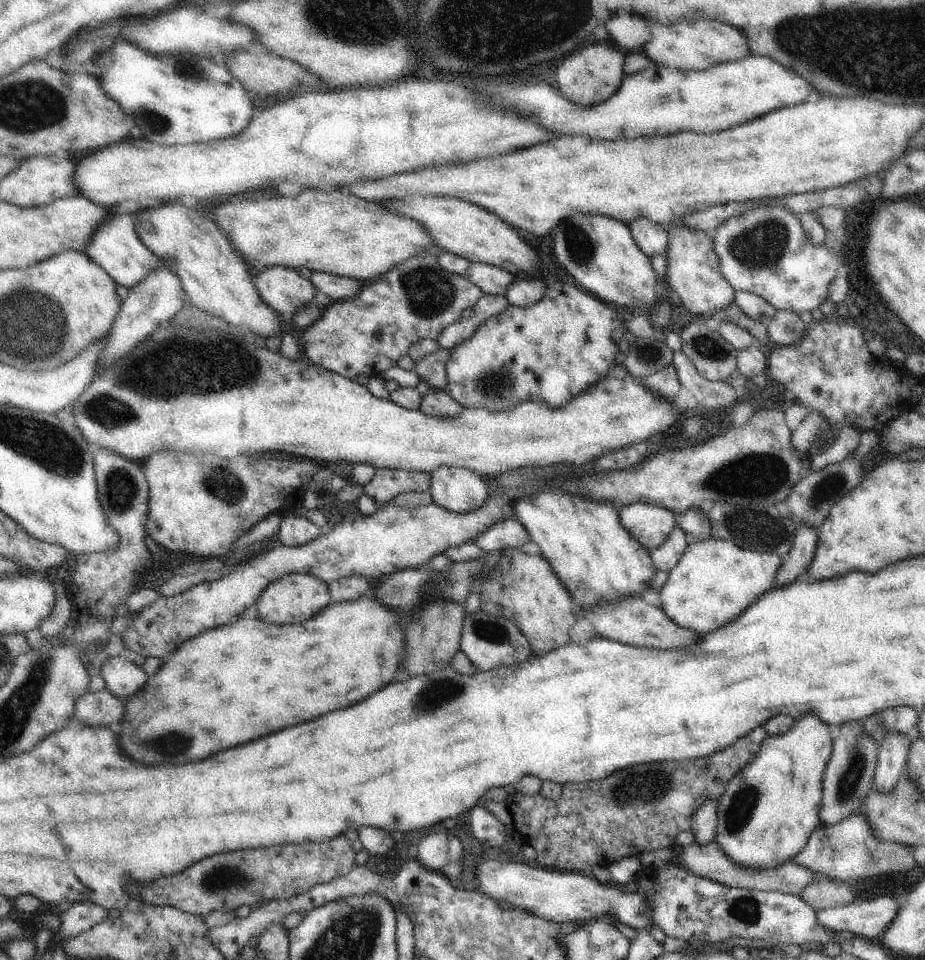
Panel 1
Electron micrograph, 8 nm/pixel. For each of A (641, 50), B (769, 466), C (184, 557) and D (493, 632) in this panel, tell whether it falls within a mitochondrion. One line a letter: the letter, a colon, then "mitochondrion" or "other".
A: other
B: mitochondrion
C: other
D: mitochondrion

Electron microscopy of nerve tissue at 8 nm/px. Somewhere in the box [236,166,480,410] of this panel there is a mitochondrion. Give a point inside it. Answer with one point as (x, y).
(428, 293)

